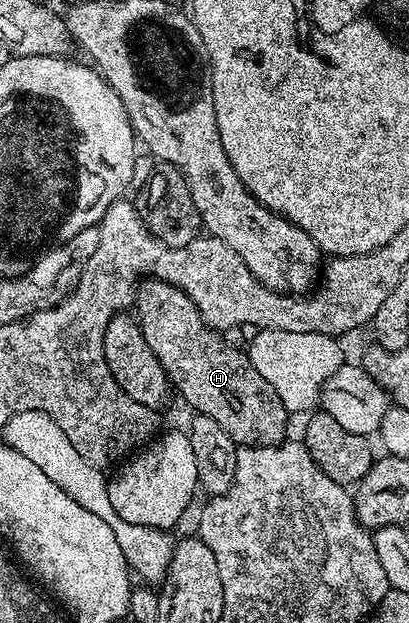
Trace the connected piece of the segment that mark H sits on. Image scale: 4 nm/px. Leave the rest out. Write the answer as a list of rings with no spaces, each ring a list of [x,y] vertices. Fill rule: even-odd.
[[[141,280],[134,289],[135,309],[134,320],[140,326],[150,351],[154,351],[154,355],[162,363],[171,388],[175,392],[176,389],[180,392],[181,399],[190,408],[196,409],[192,411],[201,417],[214,419],[214,423],[218,423],[218,427],[222,427],[222,431],[230,435],[237,447],[278,445],[289,436],[290,414],[285,409],[282,399],[278,399],[274,387],[270,387],[270,383],[266,383],[266,379],[258,375],[254,363],[250,363],[247,352],[240,345],[231,345],[224,338],[223,332],[209,329],[204,324],[198,307],[194,307],[192,300],[181,289],[165,281]]]

